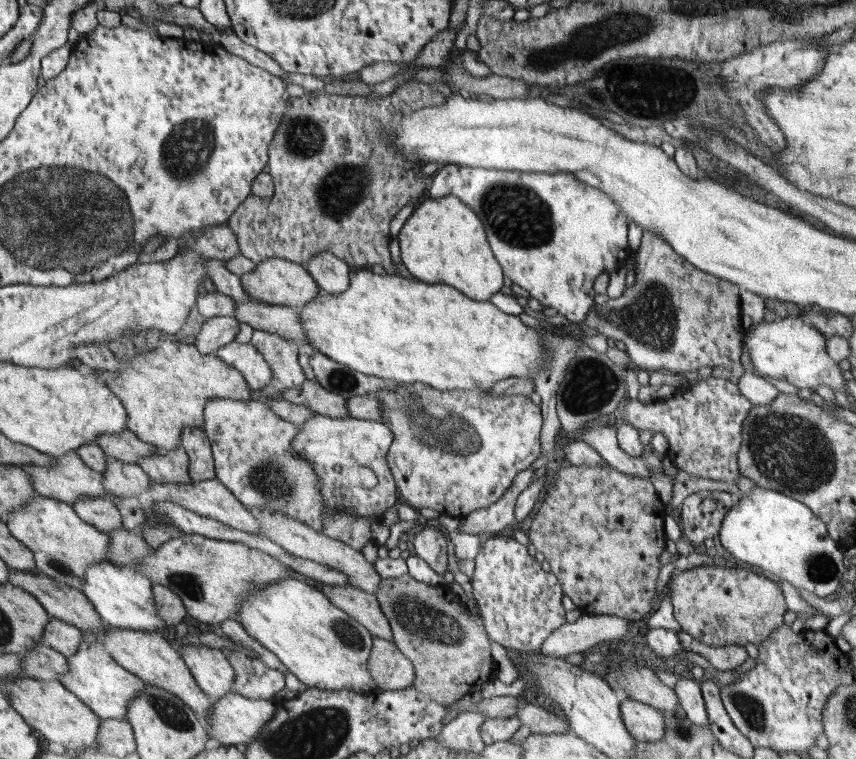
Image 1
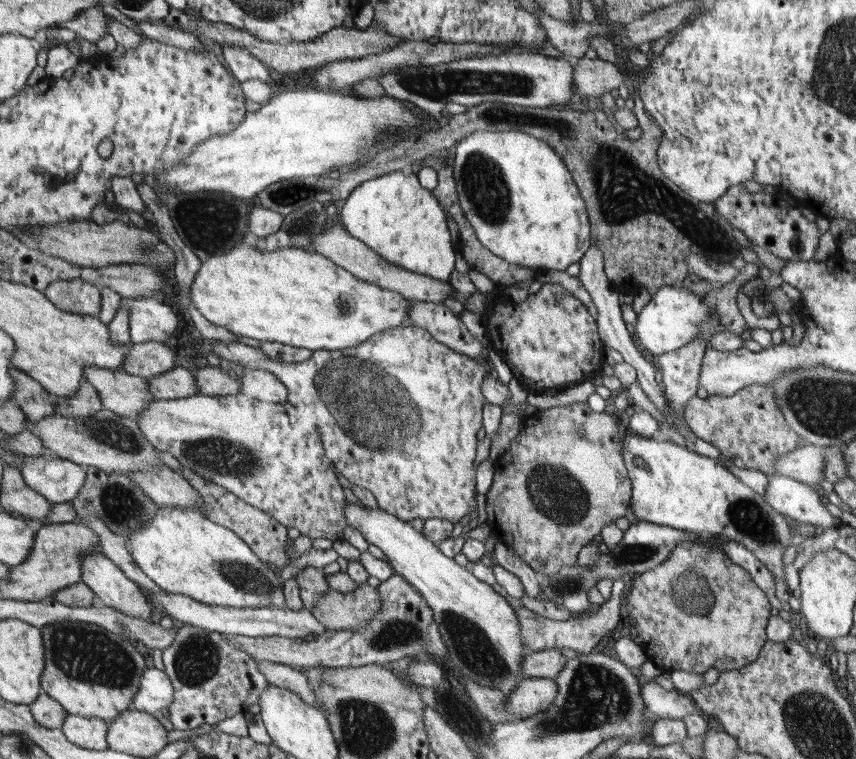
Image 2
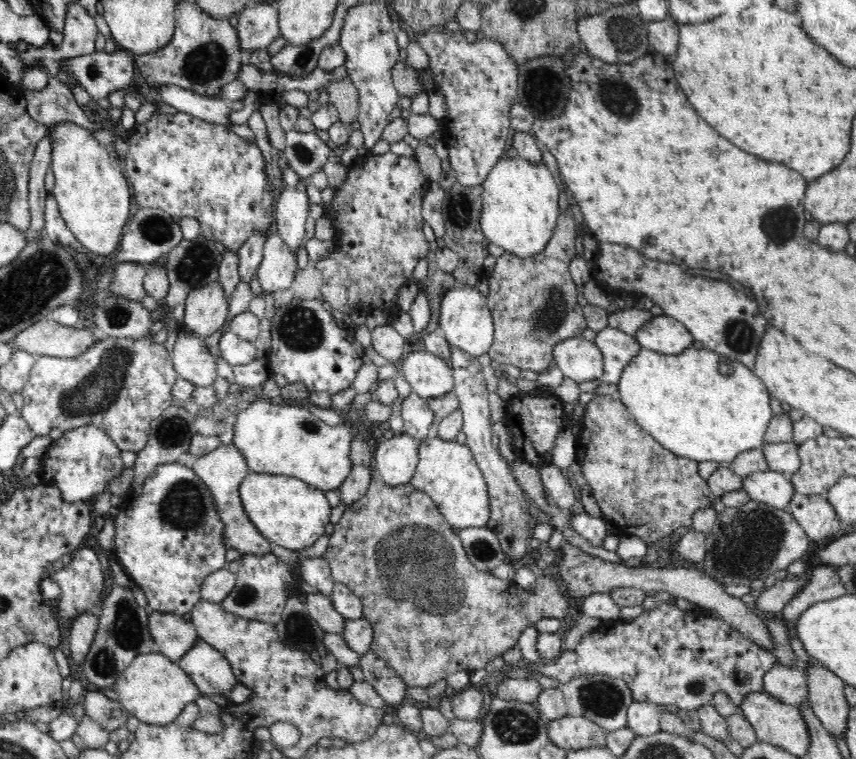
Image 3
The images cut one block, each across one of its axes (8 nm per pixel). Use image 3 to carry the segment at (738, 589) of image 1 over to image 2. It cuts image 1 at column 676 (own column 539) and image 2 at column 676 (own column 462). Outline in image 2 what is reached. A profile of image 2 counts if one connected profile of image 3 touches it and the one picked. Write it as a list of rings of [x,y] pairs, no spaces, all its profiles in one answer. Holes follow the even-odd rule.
[[[711,536],[711,538],[701,538],[701,544],[677,544],[675,550],[671,552],[671,558],[667,558],[667,562],[659,564],[655,570],[651,572],[643,572],[639,576],[629,576],[629,594],[625,596],[625,604],[621,604],[625,610],[627,610],[627,618],[633,616],[635,620],[635,630],[637,630],[637,640],[643,644],[643,650],[647,654],[647,658],[657,666],[661,668],[663,672],[677,672],[677,670],[685,670],[685,672],[693,672],[693,674],[705,674],[709,668],[715,668],[719,670],[721,674],[723,672],[729,672],[729,670],[739,670],[747,664],[751,664],[753,660],[759,658],[759,652],[761,648],[765,646],[767,642],[767,622],[769,622],[769,612],[771,612],[771,606],[769,606],[769,600],[765,598],[765,594],[761,592],[761,588],[753,582],[753,578],[749,576],[749,572],[745,572],[741,566],[733,564],[723,550],[719,550],[719,542],[727,542],[725,538],[717,538],[717,536]]]

